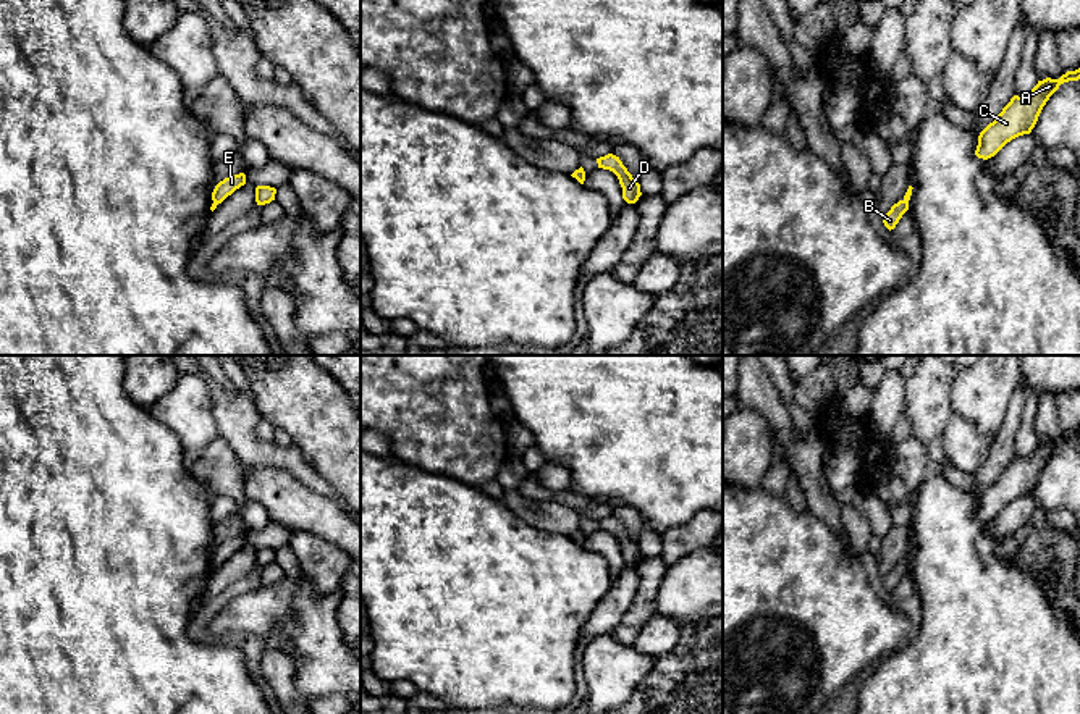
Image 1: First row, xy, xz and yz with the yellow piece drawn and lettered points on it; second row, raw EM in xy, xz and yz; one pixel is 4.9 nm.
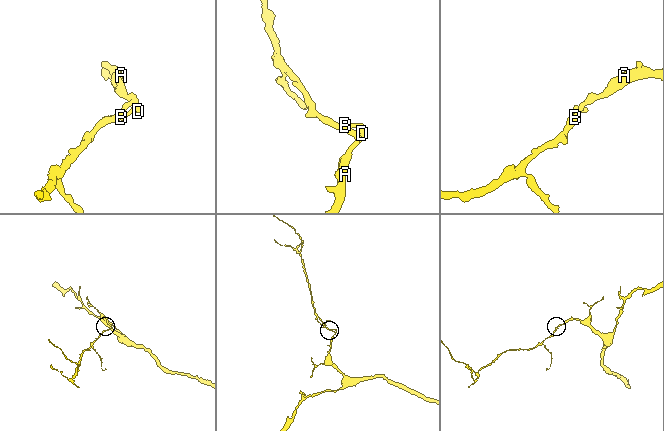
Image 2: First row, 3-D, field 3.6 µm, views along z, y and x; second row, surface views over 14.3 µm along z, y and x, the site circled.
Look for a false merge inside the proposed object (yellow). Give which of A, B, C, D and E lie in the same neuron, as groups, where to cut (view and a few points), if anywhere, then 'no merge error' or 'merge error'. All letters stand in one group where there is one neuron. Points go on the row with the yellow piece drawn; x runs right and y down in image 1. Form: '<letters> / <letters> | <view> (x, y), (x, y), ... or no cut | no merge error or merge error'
A B C D E | no cut | no merge error

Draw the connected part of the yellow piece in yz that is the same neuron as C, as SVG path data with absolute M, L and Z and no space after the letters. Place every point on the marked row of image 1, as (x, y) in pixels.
M1080 68L1067 71L1059 79L1046 78L1038 81L1027 97L1014 95L1002 108L993 123L989 123L978 136L975 155L988 160L994 157L1012 139L1030 134L1035 128L1038 116L1059 89L1061 84L1080 79Z

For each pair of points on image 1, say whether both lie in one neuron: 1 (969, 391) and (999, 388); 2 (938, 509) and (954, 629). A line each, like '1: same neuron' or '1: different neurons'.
1: same neuron
2: same neuron

